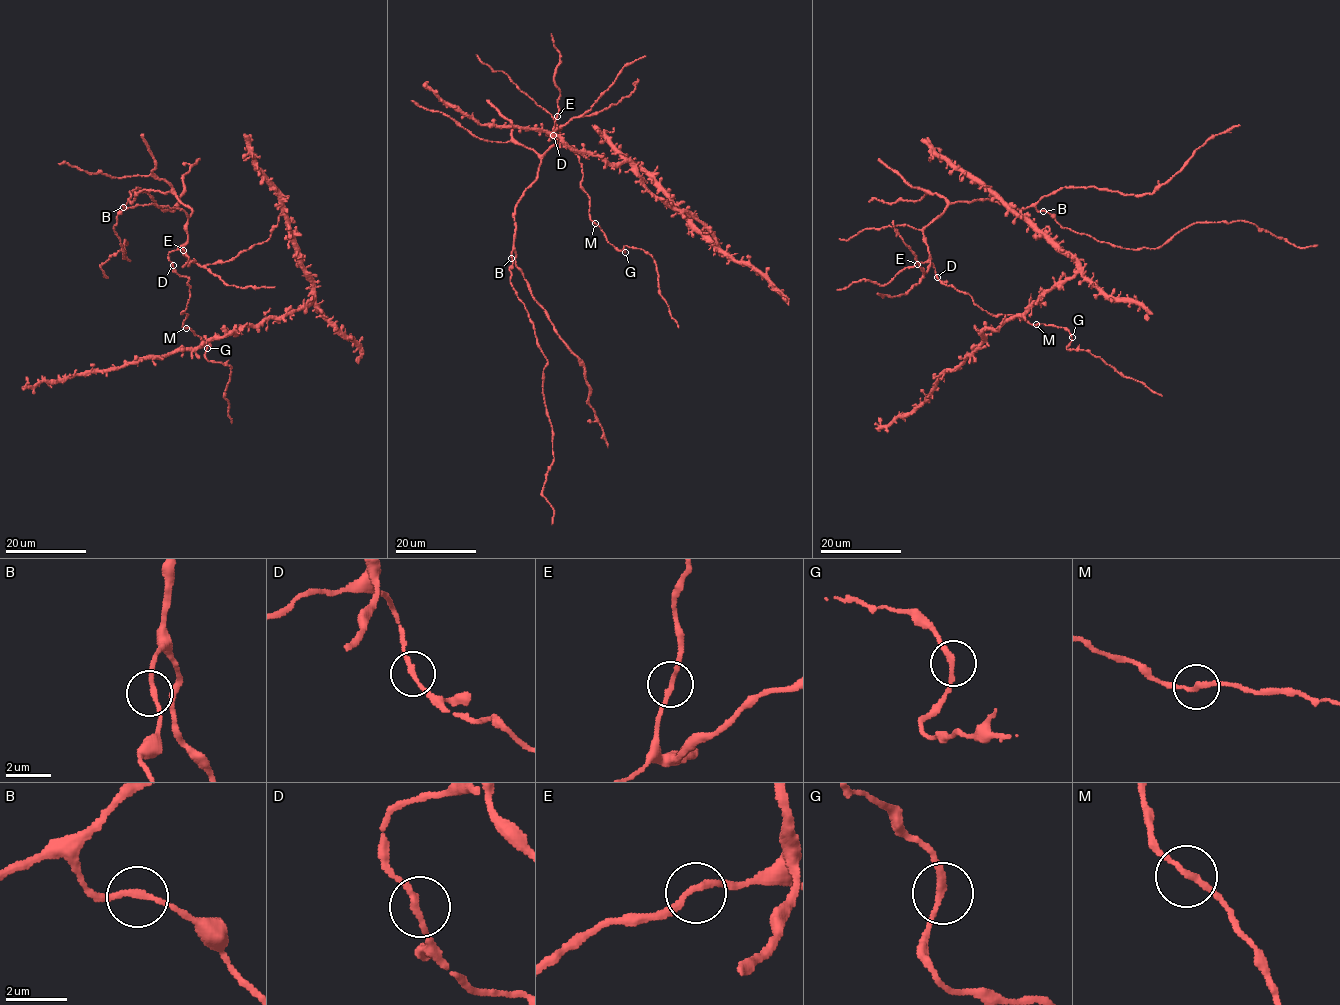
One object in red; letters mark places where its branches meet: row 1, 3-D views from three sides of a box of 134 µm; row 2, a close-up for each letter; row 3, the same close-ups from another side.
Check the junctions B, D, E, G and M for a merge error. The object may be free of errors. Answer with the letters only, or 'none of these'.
none of these

